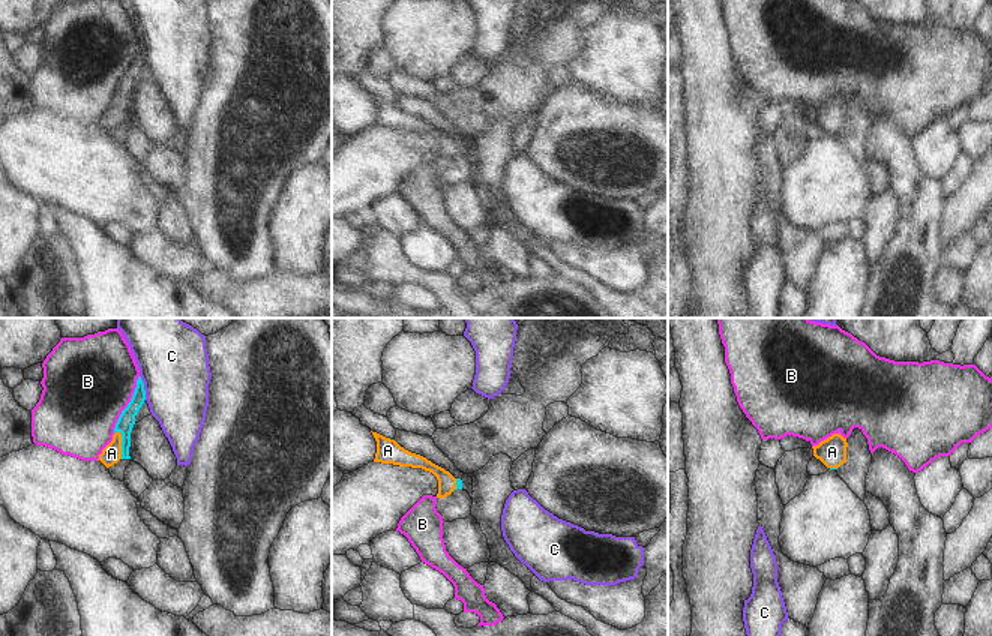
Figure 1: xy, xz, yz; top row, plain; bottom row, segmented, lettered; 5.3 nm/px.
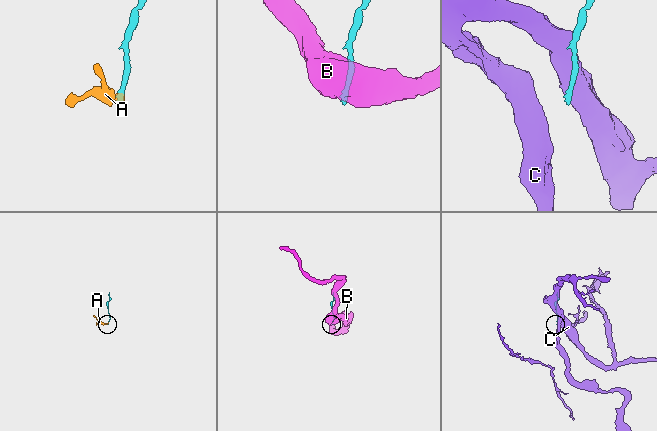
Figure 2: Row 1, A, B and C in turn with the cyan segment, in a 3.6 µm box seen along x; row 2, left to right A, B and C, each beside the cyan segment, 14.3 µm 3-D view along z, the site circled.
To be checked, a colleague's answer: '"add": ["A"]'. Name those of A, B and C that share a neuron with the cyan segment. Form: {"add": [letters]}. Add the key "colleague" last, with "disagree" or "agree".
{"add": ["A"], "colleague": "agree"}

